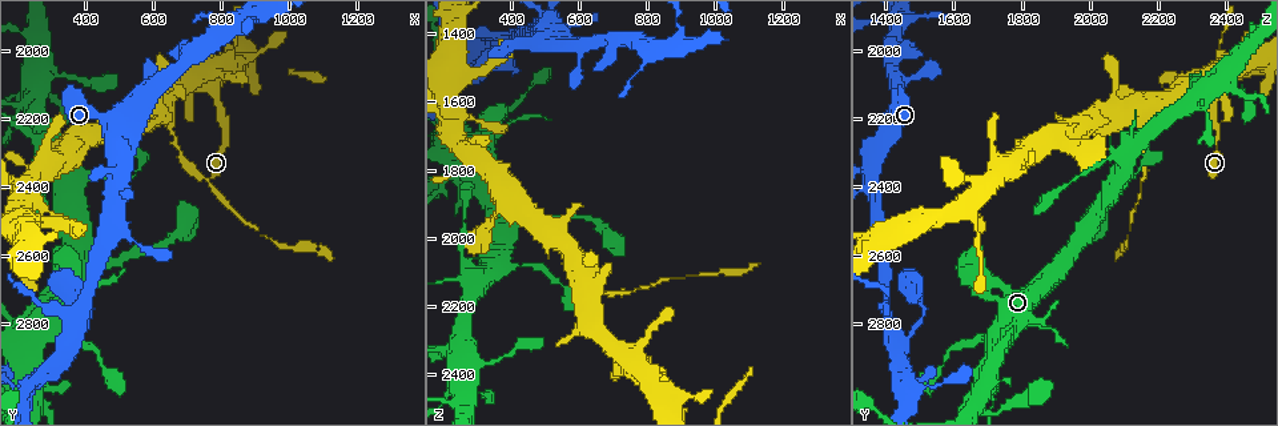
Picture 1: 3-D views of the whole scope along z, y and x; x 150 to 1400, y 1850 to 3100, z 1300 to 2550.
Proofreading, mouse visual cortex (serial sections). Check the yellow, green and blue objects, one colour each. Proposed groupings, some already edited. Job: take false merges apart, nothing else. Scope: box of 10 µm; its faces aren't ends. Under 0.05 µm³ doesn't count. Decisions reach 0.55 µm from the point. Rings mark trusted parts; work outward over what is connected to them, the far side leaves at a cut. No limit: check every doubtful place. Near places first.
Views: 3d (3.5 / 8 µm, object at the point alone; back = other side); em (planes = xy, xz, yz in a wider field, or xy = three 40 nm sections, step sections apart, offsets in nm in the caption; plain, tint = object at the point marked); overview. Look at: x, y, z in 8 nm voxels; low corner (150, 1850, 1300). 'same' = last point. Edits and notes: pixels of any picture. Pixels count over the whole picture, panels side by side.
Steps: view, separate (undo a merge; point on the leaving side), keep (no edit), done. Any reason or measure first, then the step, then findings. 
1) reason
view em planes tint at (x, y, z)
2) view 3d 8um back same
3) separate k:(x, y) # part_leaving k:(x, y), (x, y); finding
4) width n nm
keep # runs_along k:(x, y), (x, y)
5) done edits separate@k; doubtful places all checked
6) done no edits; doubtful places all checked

calibre changes
view 3d 3.5um at (670, 2290, 2160)

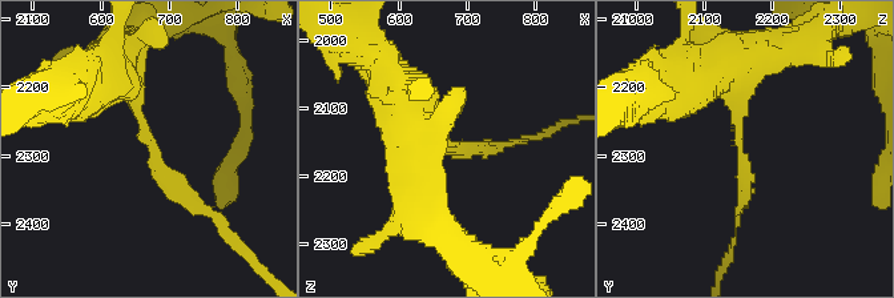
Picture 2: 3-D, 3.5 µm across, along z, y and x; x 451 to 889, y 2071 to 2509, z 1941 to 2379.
arm_widths 150, 300 nm; need the tissue
view em planes plain at (675, 2300, 2160)

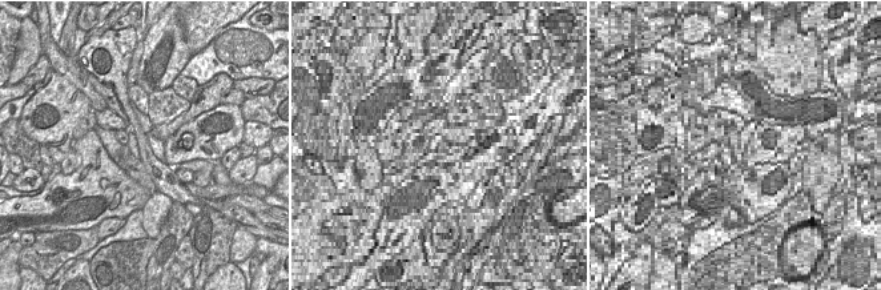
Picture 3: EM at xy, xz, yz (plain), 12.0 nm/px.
where the object lies
view em planes tint same

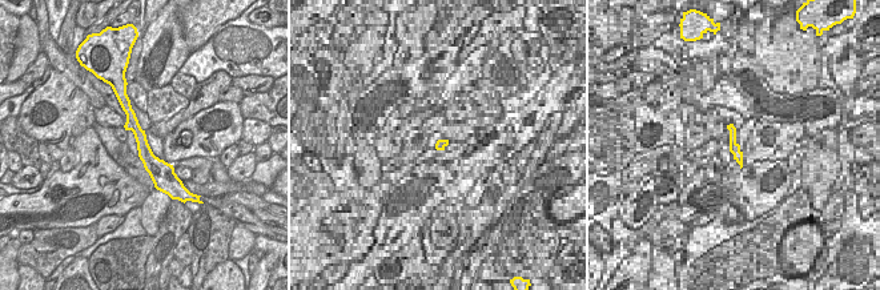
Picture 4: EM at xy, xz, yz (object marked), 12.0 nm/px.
width 200 nm
keep # runs_along 4:(127, 107), (159, 184); one cell here

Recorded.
narrows sharply
view 3d 3.5um at (770, 2400, 2150)

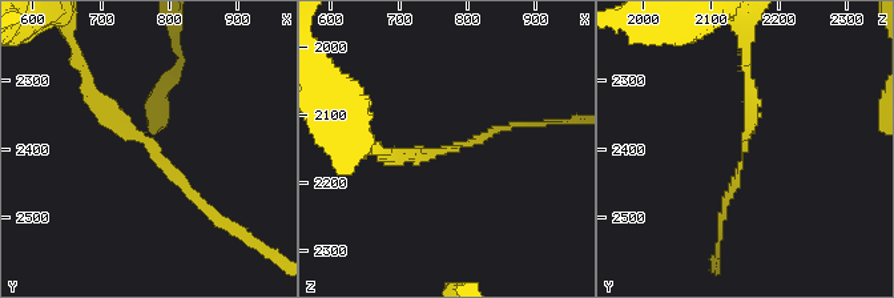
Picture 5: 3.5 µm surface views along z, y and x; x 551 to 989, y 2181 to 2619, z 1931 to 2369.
arm_widths 150, 150 nm; now the EM
view em xy step 1 tint at (770, 2400, 2155)

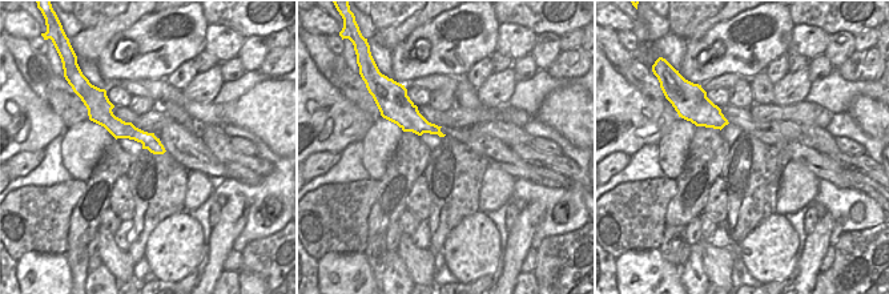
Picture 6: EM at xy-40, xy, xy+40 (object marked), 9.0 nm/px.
keep # runs_along 5:(88, 87), (206, 209); one cell here

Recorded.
narrows sharply
view 3d 8um at (400, 2760, 1410)

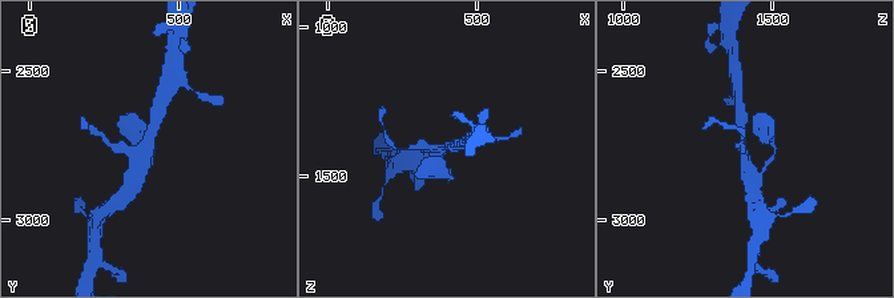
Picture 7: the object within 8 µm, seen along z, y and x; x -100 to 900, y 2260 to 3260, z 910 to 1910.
closer look
view 3d 3.5um same

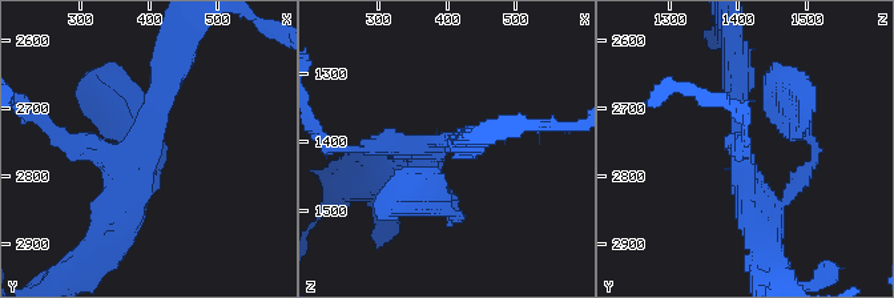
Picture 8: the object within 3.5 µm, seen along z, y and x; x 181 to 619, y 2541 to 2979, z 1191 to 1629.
arms 3; arm_widths 250, 300, 400 nm; need the tissue
view em xy step 5 tint at (390, 2755, 1400)

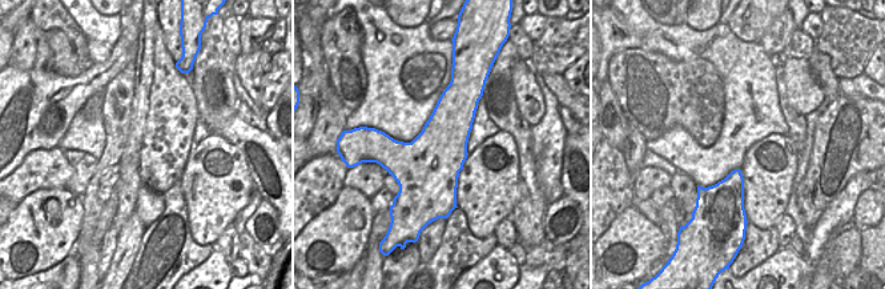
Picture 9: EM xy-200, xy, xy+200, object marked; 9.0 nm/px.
keep # runs_along 8:(172, 67), (119, 225); one cell here

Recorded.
done no edits; doubtful places all checked

